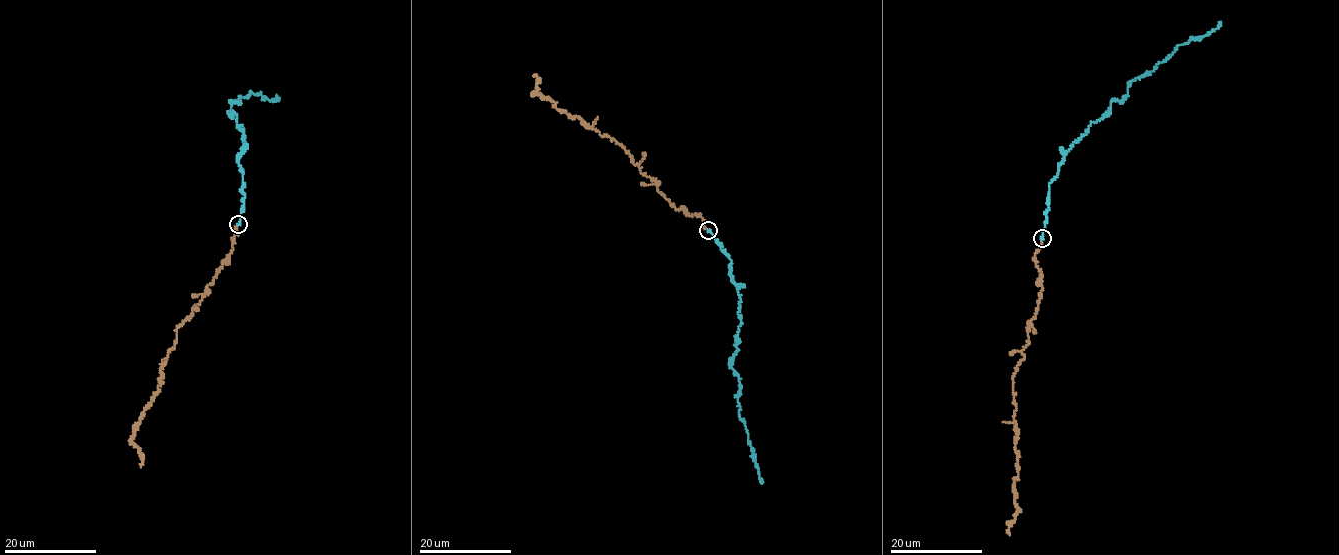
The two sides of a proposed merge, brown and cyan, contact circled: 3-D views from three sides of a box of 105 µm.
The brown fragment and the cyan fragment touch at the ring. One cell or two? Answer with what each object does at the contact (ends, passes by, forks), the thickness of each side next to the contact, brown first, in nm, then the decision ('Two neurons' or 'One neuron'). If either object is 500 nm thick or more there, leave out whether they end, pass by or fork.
At the ring brown ends. At the ring cyan ends. Thickness 190 nm (brown) against 170 nm. One neuron

